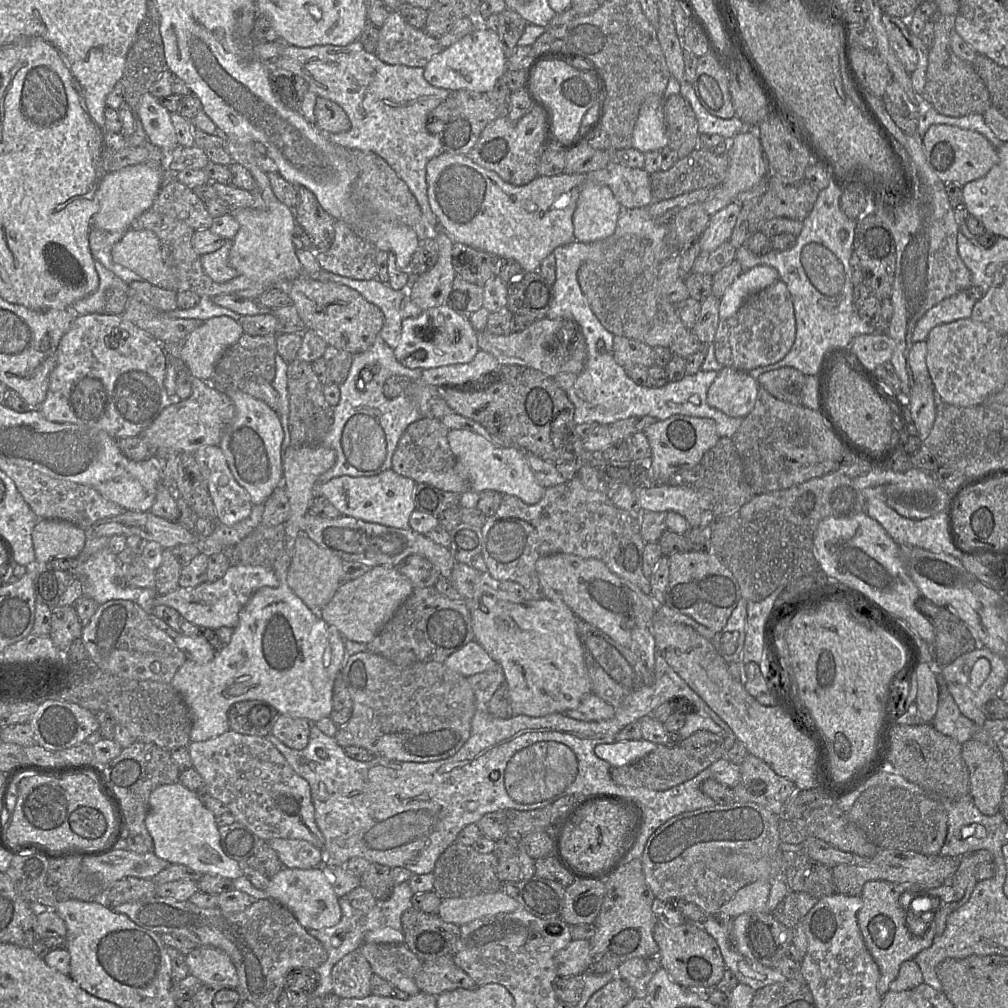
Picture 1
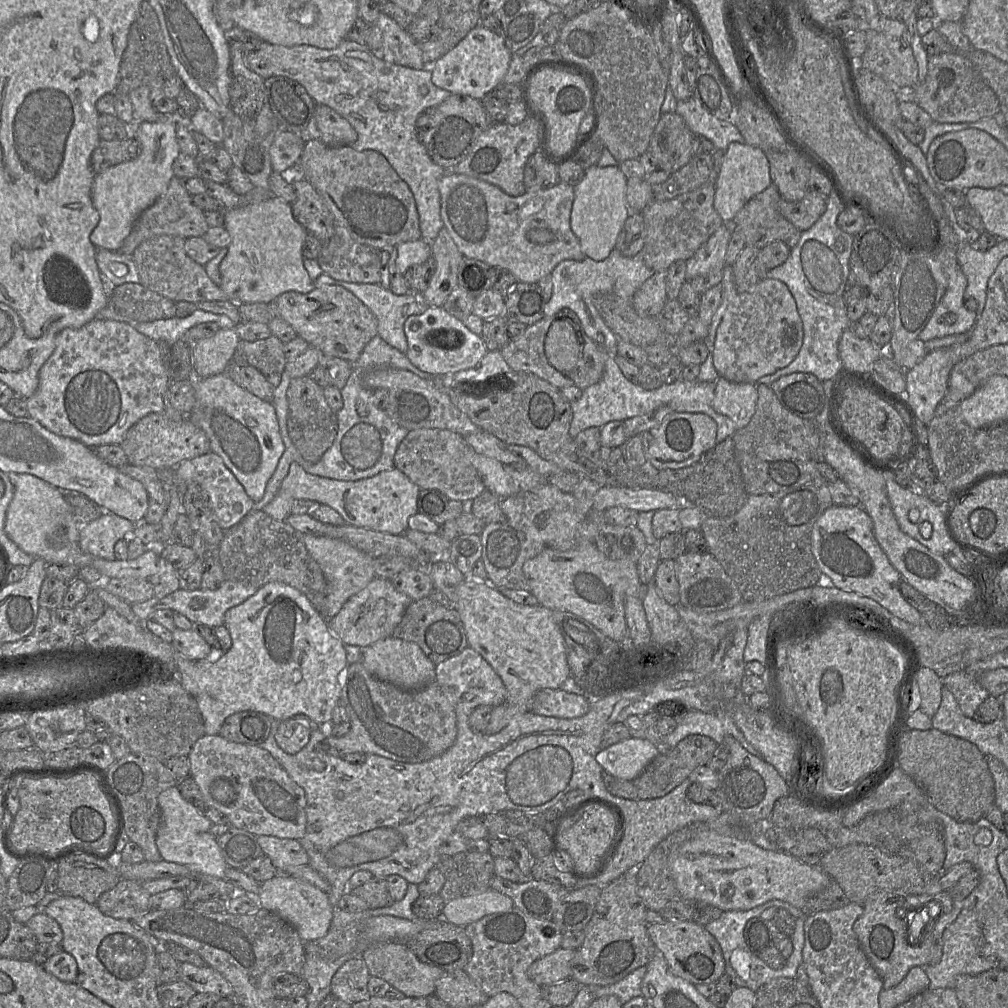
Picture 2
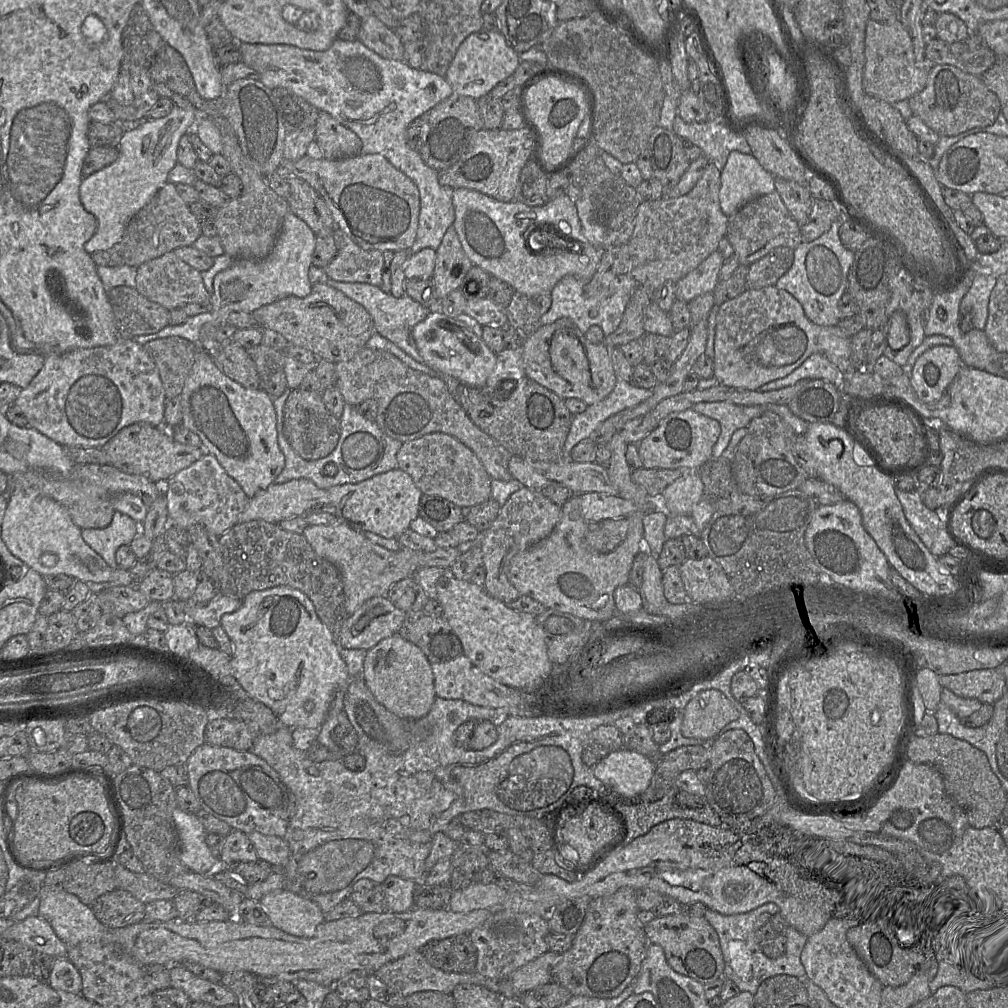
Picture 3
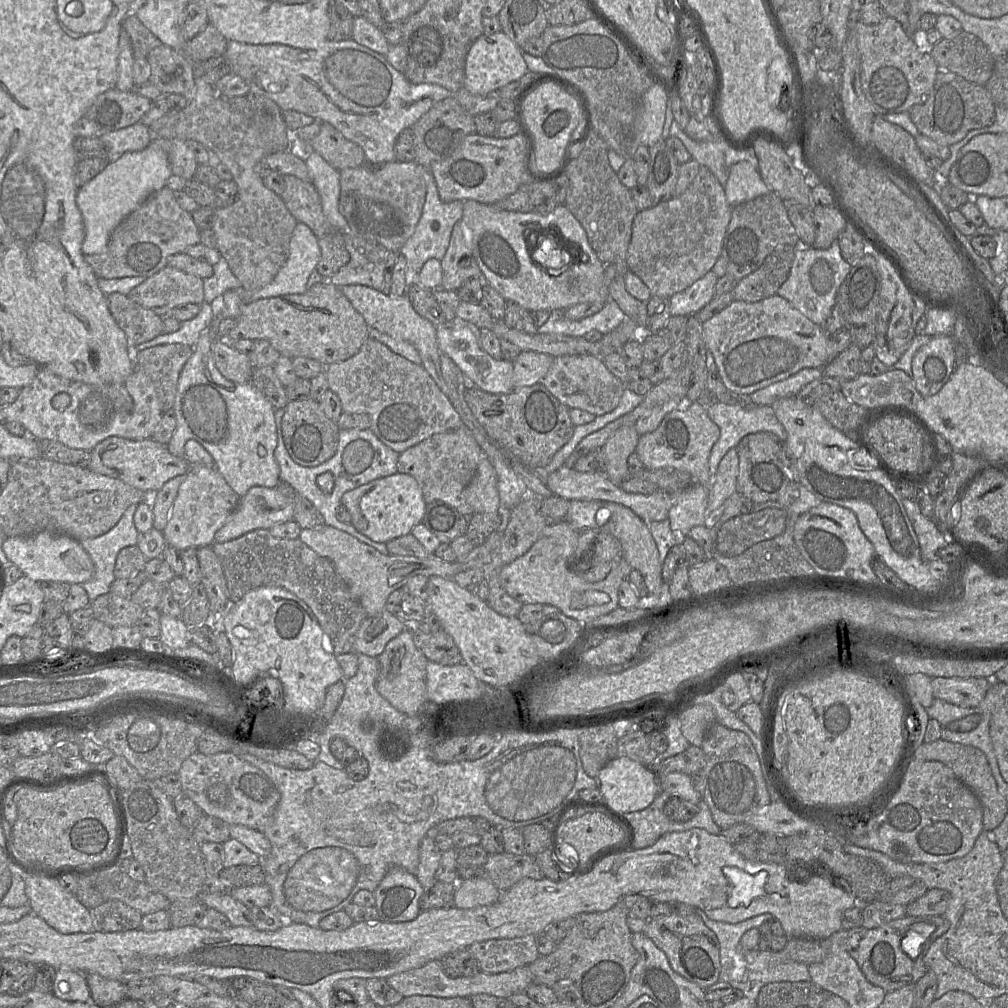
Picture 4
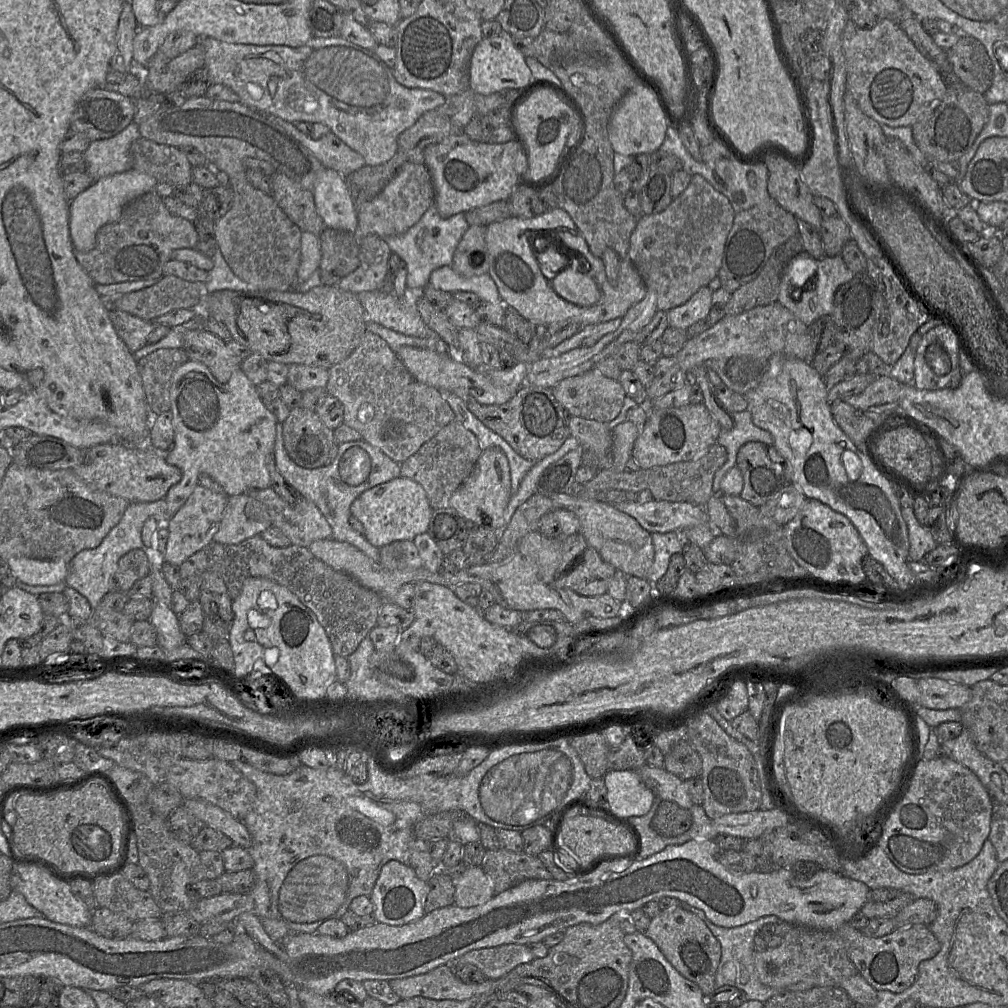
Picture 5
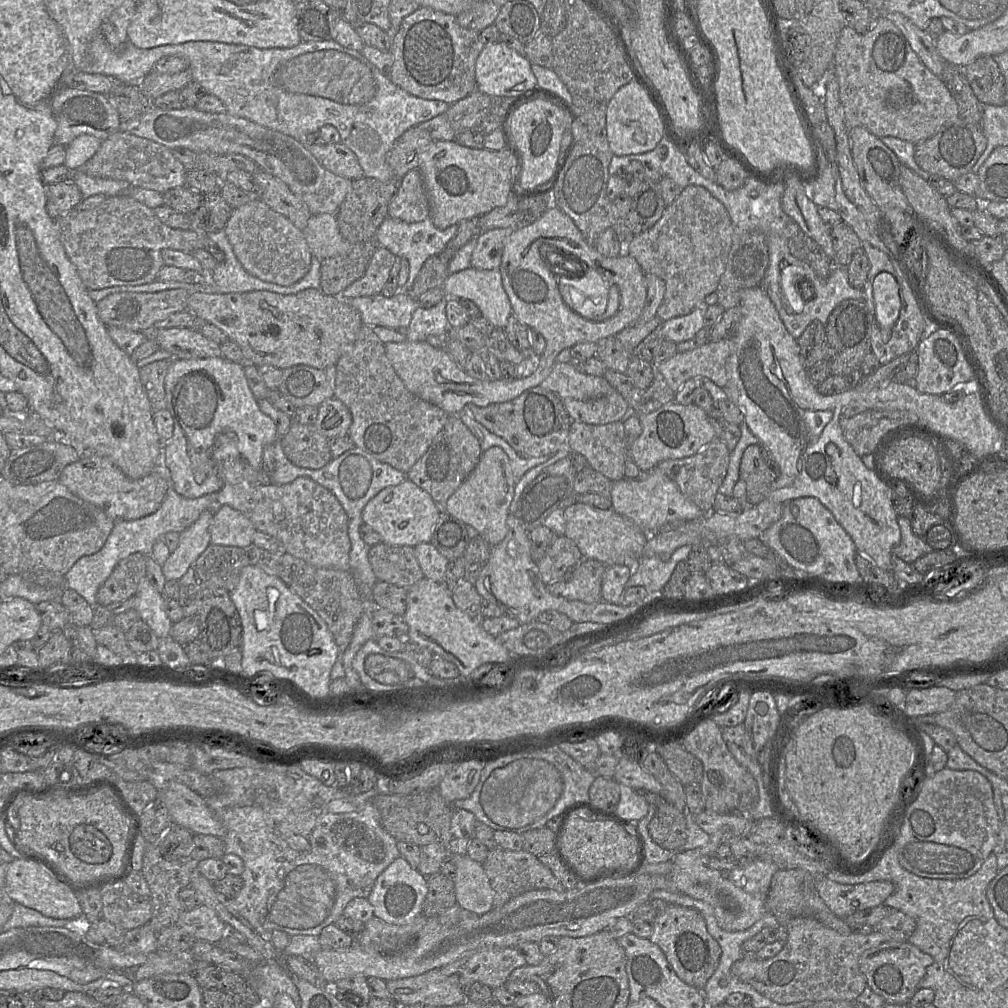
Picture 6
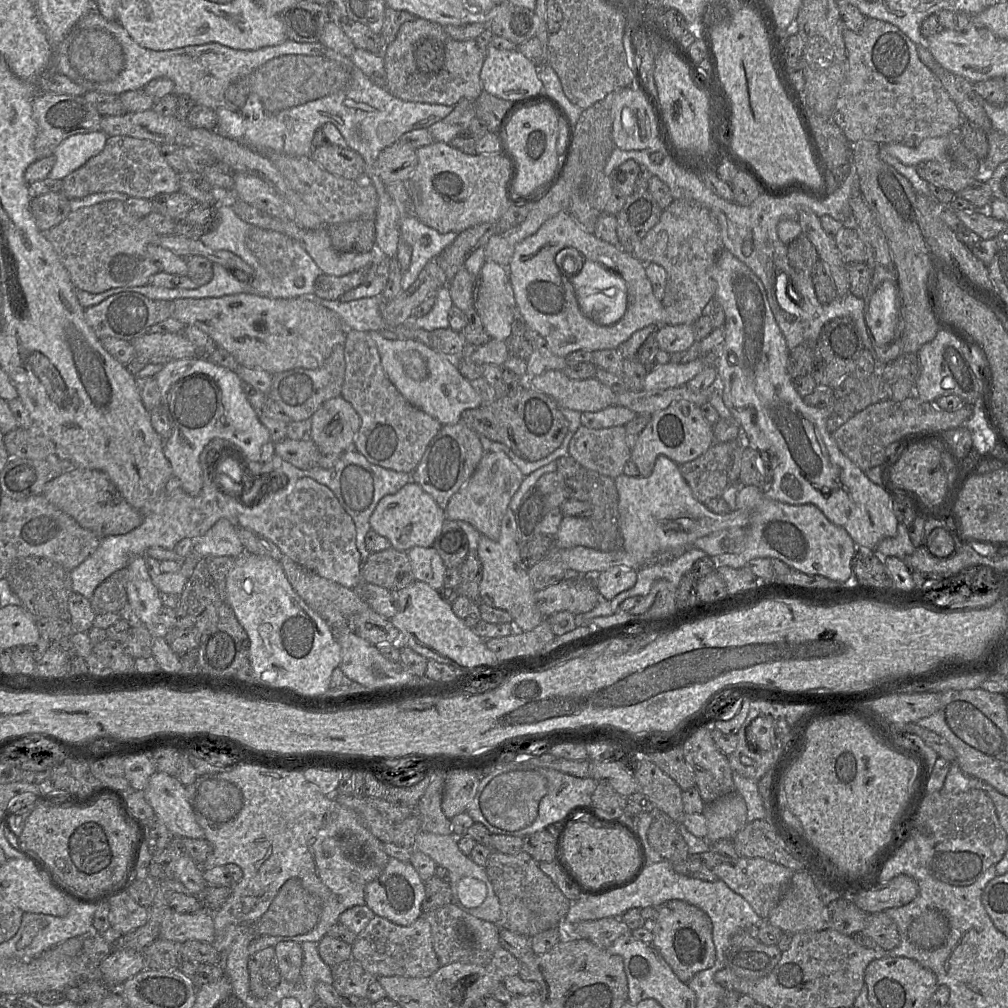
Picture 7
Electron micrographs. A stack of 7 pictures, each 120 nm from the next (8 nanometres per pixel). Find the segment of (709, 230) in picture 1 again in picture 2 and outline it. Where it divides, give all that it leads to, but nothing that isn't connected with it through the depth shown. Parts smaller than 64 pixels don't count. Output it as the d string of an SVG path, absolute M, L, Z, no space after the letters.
M723 223L696 253L686 260L686 281L715 268L724 270L724 259L730 235L730 224Z

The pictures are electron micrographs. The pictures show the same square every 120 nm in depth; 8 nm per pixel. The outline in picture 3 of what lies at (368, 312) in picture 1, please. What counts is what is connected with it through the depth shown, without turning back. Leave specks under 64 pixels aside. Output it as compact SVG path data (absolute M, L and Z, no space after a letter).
M314 283L311 293L304 298L281 298L251 314L255 320L255 327L276 331L290 345L310 350L318 359L334 364L350 360L366 347L374 333L373 319L369 313L344 293L325 283Z

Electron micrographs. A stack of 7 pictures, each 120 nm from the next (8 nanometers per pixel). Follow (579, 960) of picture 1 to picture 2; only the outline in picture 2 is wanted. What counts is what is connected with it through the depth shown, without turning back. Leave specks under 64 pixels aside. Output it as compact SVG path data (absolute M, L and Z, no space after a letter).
M559 947L534 961L529 966L527 975L541 987L564 981L571 977L570 962L574 955L575 950Z

